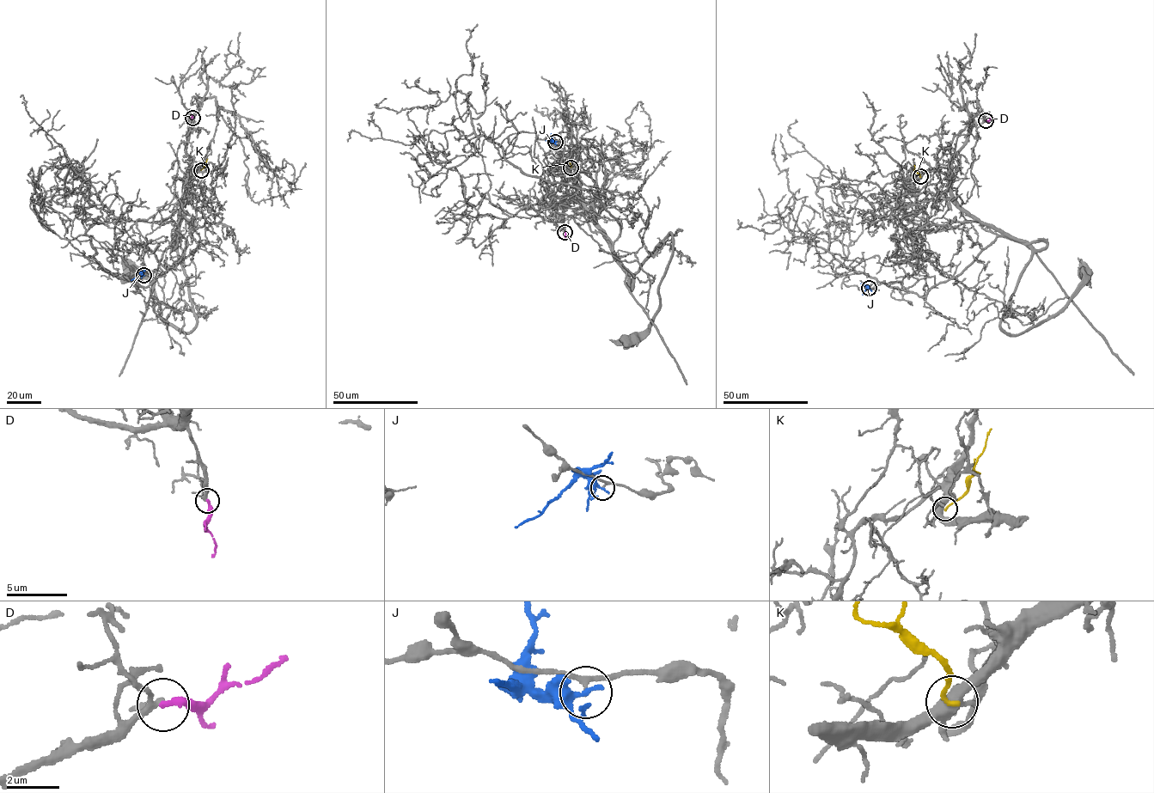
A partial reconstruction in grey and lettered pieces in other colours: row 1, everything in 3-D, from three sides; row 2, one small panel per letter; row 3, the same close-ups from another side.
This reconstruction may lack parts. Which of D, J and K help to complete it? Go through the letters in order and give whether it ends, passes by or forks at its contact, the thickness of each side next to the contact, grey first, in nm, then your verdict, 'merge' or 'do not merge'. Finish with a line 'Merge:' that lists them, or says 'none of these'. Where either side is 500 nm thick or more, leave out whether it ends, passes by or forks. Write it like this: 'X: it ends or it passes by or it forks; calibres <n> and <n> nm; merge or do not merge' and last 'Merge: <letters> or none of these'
D: it ends; calibres 150 and 280 nm; do not merge
J: it passes by; calibres 150 and 260 nm; do not merge
K: it ends; calibres 400 and 140 nm; do not merge
Merge: none of these

